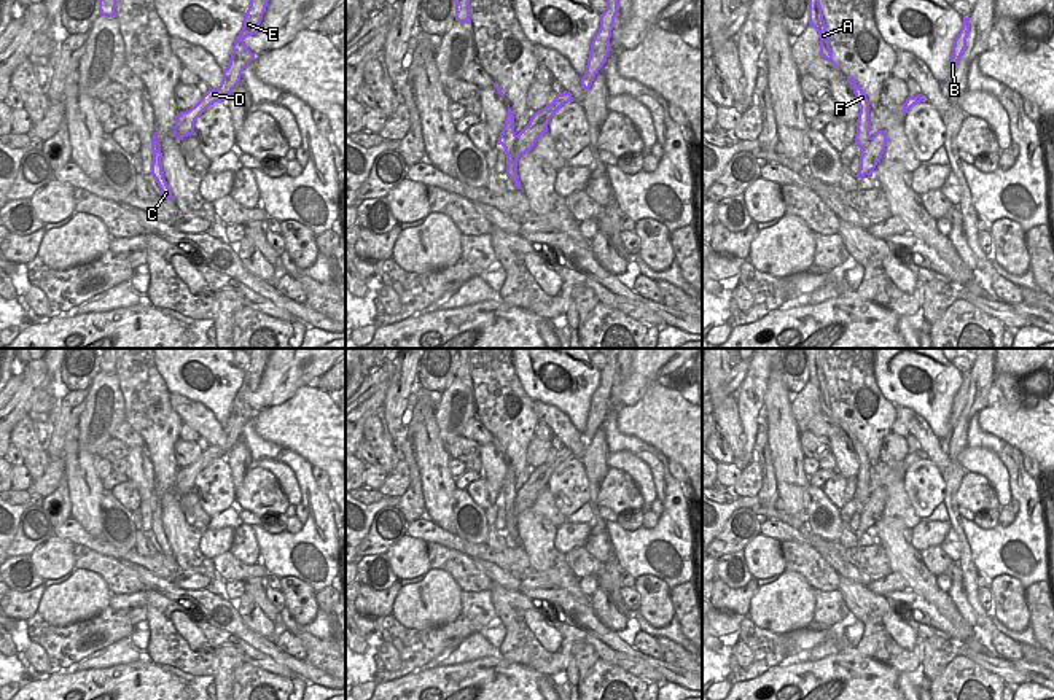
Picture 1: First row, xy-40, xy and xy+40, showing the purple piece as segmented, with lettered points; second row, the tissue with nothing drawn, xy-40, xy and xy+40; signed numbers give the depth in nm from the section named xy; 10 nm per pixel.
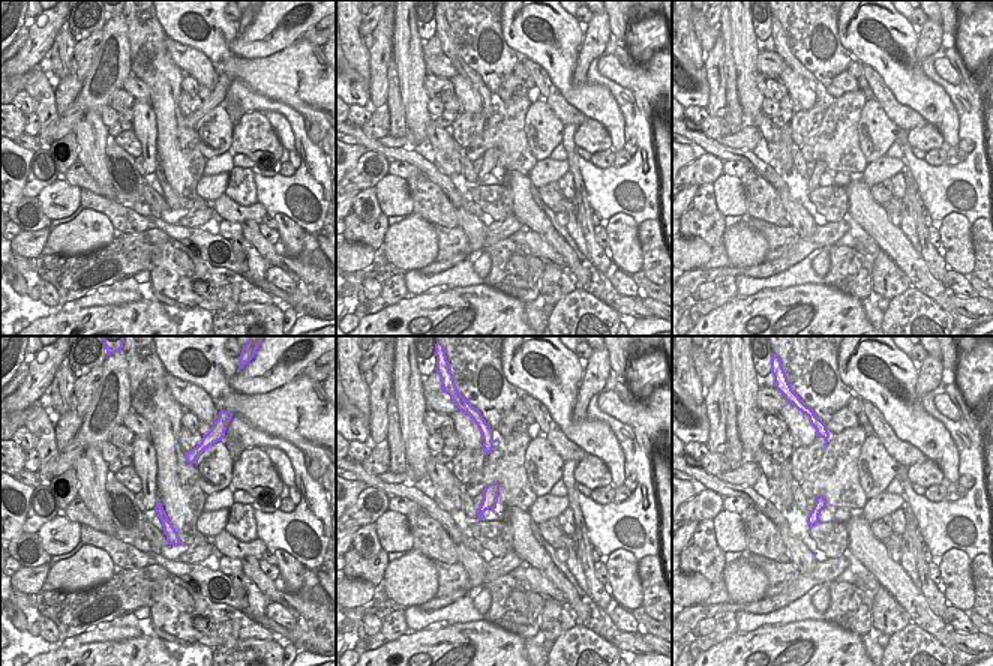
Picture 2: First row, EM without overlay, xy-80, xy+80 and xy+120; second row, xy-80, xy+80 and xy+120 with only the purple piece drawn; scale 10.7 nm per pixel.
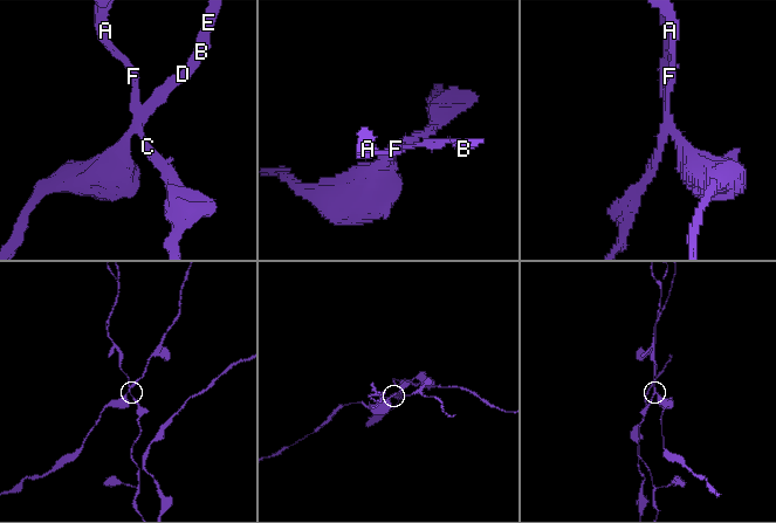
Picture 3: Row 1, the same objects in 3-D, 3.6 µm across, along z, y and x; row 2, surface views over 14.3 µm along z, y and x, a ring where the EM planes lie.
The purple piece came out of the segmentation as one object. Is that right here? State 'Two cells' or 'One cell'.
Two cells.

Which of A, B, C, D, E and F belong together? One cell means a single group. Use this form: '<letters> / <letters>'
A C F / B D E

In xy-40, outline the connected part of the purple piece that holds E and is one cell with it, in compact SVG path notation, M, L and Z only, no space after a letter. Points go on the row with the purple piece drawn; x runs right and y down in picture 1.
M250 0L250 6L244 14L244 25L234 40L228 67L223 70L223 80L217 89L209 89L199 102L186 111L180 111L172 135L183 140L194 134L196 119L215 102L224 102L232 89L239 84L244 68L255 59L244 40L258 32L263 14L269 0Z

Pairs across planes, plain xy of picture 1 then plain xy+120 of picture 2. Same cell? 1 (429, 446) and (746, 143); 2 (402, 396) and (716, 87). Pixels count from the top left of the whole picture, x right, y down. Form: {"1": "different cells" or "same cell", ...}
{"1": "different cells", "2": "same cell"}

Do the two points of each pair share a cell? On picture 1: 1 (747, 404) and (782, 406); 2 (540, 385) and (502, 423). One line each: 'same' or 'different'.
1: different
2: different

